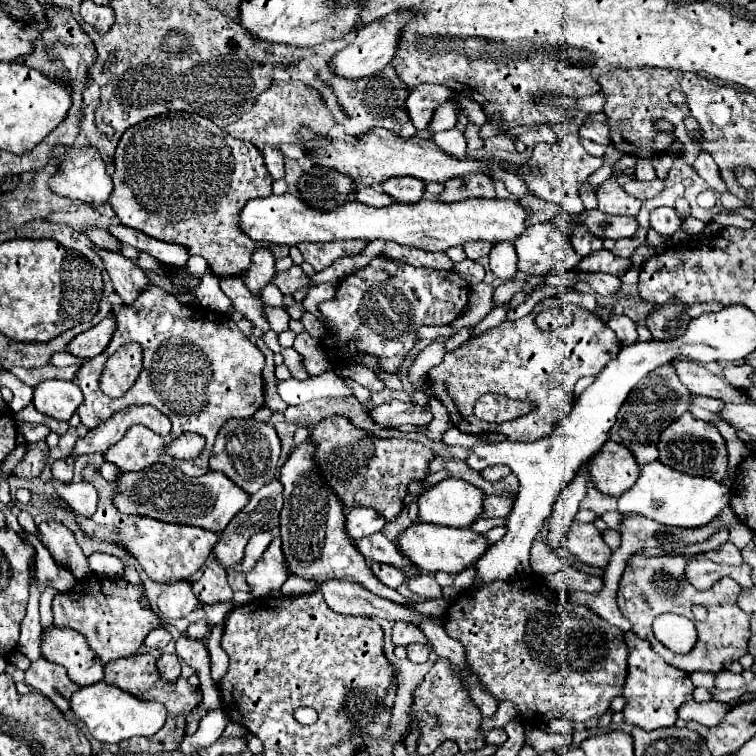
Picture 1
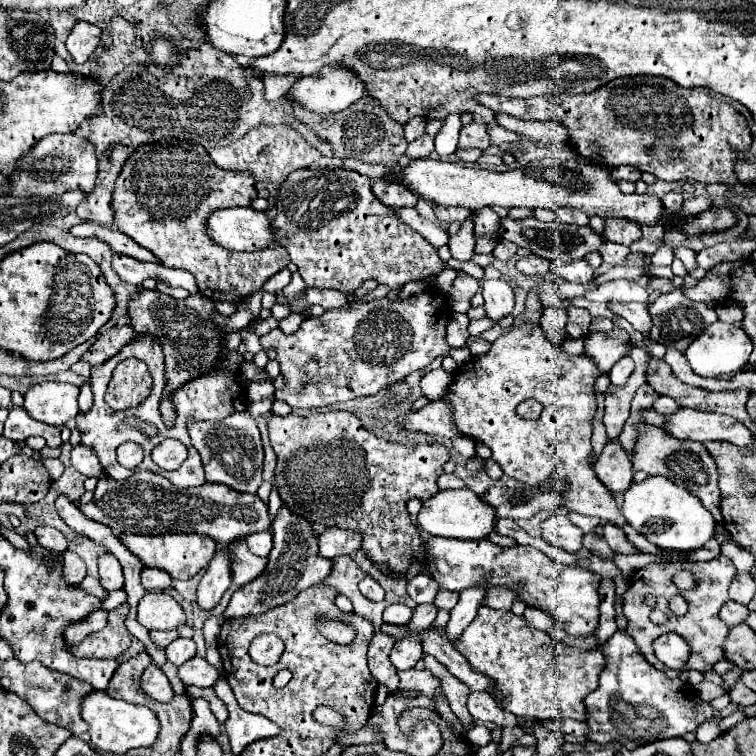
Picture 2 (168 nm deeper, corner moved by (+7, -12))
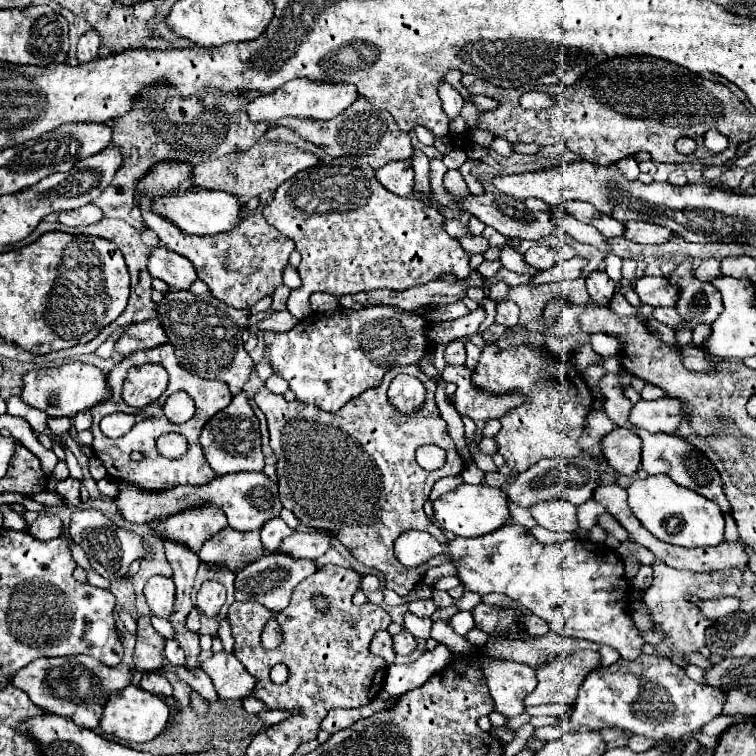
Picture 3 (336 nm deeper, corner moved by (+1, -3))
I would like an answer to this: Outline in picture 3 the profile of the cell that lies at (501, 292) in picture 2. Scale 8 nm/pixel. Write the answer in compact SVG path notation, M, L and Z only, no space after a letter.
M499 301L497 303L497 315L495 321L503 323L507 327L515 327L519 319L519 307L513 301Z

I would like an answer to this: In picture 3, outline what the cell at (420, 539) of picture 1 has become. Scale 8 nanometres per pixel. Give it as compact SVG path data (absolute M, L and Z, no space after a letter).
M503 525L497 531L491 531L481 537L455 537L447 545L441 547L457 569L457 577L469 591L485 593L503 593L515 601L519 601L525 609L533 611L541 619L549 623L549 627L565 637L579 637L589 639L599 645L609 645L619 651L623 659L637 659L641 655L641 645L645 643L635 627L631 615L627 613L627 599L629 587L625 581L623 561L617 551L609 549L607 545L591 543L587 539L571 539L561 541L555 545L541 545L533 539L533 535L521 525Z

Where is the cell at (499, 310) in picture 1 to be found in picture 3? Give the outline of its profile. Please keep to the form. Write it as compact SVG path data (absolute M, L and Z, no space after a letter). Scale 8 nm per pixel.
M451 341L445 345L445 361L449 365L465 365L465 347L461 341Z

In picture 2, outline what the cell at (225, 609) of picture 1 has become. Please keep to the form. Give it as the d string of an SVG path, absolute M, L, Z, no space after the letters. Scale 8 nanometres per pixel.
M147 592L141 598L137 620L149 630L171 630L185 624L185 612L167 592Z

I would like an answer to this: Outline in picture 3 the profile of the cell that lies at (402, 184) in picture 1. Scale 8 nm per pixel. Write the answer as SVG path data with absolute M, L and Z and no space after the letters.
M399 161L399 163L387 163L385 167L377 169L377 179L379 183L395 193L395 195L401 195L401 197L407 197L411 195L413 191L413 185L415 185L415 173L411 169L411 165L405 165L405 161Z

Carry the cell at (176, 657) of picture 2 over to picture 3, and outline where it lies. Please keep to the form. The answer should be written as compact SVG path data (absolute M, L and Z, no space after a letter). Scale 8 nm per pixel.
M167 639L165 643L165 657L173 663L173 665L185 665L185 655L183 649L179 647L179 643L175 643L175 639Z

